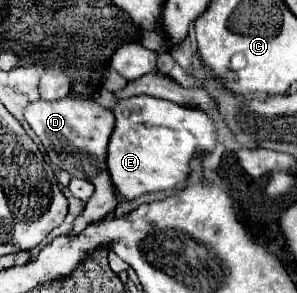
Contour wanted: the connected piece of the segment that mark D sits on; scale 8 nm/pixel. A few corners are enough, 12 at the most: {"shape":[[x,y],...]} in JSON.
{"shape":[[87,97],[39,99],[25,121],[49,159],[95,191],[69,235],[113,213],[113,111]]}

